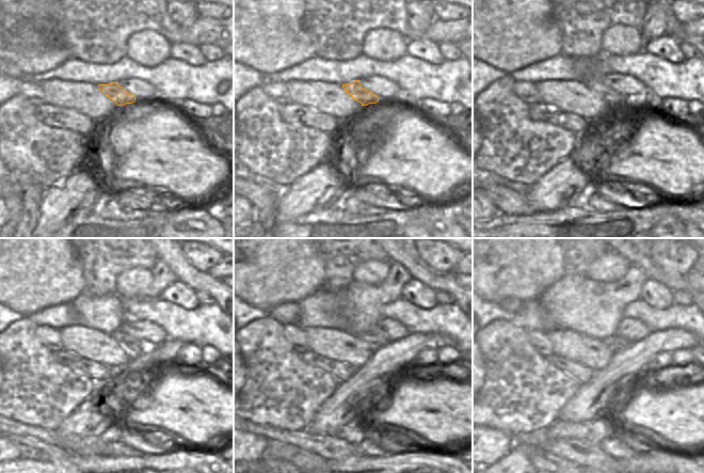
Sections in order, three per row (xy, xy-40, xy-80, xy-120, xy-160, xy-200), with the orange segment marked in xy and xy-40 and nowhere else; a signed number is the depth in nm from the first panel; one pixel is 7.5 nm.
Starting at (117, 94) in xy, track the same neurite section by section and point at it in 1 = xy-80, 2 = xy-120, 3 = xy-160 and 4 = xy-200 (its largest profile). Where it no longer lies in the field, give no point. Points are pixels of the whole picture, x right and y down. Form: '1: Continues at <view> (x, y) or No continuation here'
1: Continues at xy-80 (610, 97)
2: Continues at xy-120 (133, 346)
3: Continues at xy-160 (373, 342)
4: Continues at xy-200 (616, 343)

